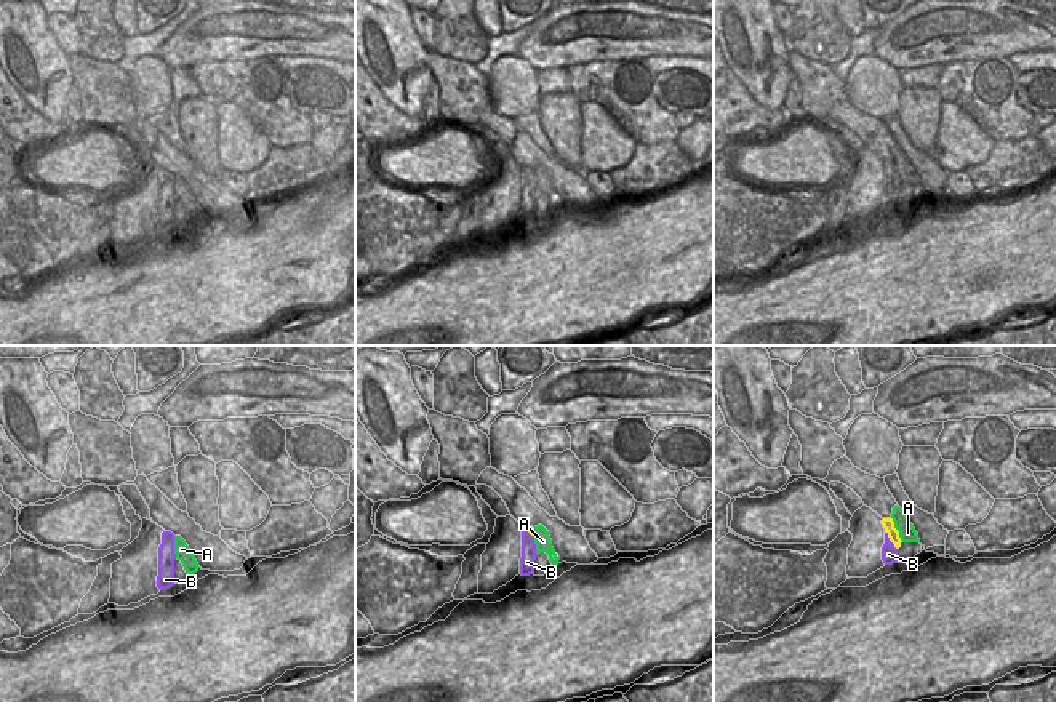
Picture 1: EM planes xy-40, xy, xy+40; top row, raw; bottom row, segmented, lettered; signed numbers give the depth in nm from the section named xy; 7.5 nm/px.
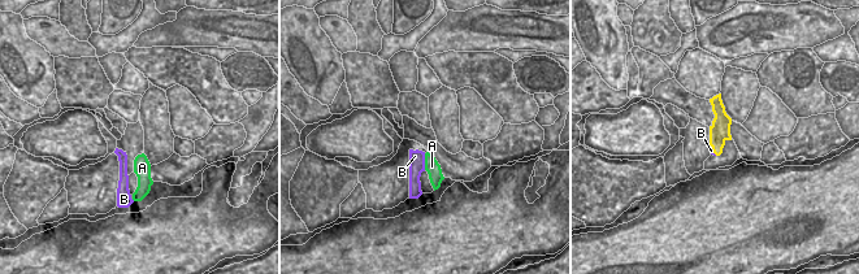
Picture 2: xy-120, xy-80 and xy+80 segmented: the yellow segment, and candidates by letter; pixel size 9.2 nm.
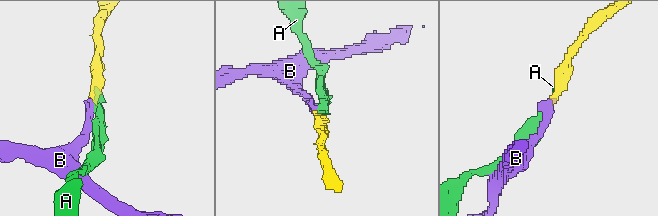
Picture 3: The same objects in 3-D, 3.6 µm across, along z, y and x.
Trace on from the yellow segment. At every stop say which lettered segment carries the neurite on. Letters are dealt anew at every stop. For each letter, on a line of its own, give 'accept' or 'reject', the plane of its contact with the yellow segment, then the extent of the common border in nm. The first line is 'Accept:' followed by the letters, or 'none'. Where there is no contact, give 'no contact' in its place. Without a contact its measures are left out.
Accept: A
A: accept | xy+40 | 220 nm
B: reject | xy+40 | 170 nm

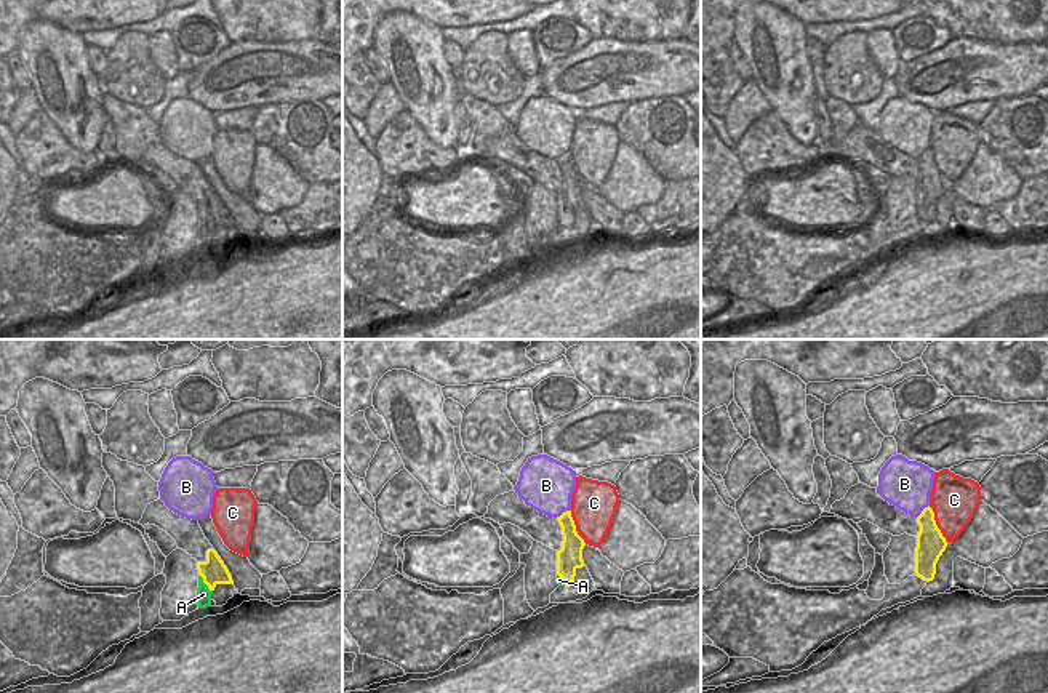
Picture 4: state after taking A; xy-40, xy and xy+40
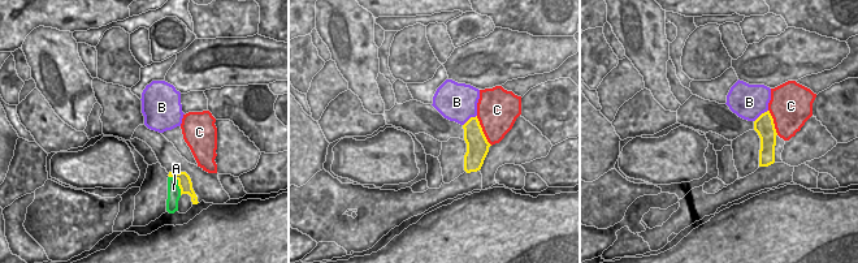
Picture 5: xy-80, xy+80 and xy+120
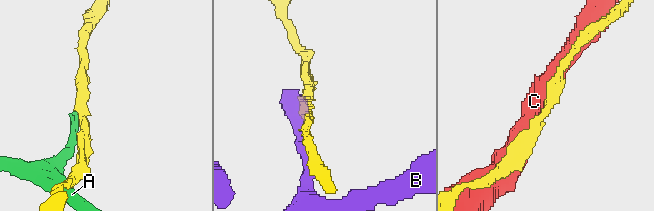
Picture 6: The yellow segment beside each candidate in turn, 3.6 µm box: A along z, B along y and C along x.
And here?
Accept: none
A: reject | xy-40 | 180 nm
B: reject | xy+40 | 150 nm
C: reject | xy+40 | 320 nm

